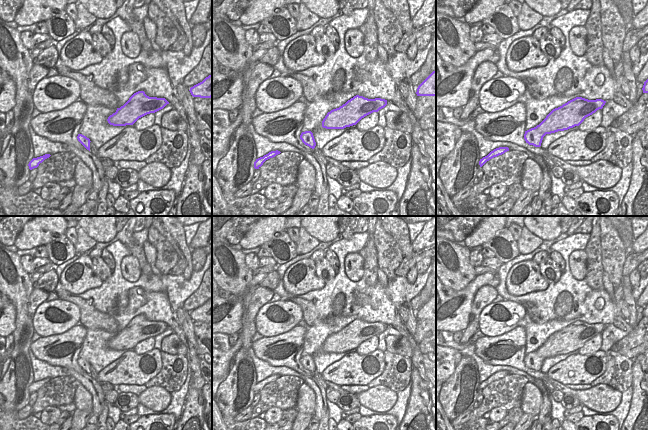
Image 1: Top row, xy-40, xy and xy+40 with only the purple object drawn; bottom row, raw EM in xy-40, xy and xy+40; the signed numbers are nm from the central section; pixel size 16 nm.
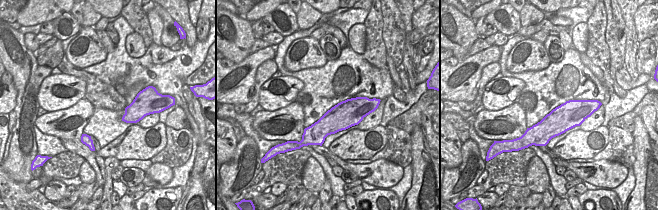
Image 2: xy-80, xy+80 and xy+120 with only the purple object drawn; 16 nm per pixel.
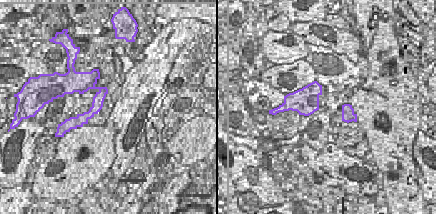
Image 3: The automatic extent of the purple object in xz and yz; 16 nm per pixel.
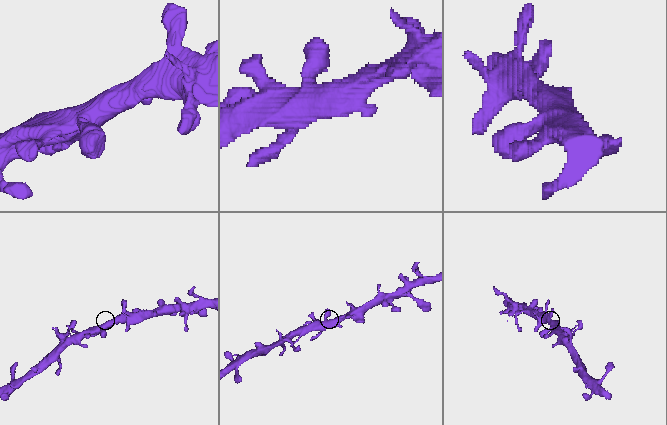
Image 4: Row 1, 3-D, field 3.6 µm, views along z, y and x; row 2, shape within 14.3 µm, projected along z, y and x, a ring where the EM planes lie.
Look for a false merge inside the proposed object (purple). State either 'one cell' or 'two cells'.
one cell

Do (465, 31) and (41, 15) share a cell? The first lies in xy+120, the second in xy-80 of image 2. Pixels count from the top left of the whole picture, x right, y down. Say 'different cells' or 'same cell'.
different cells

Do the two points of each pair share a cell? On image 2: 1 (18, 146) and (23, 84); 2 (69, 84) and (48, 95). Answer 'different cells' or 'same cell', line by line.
1: same cell
2: same cell

